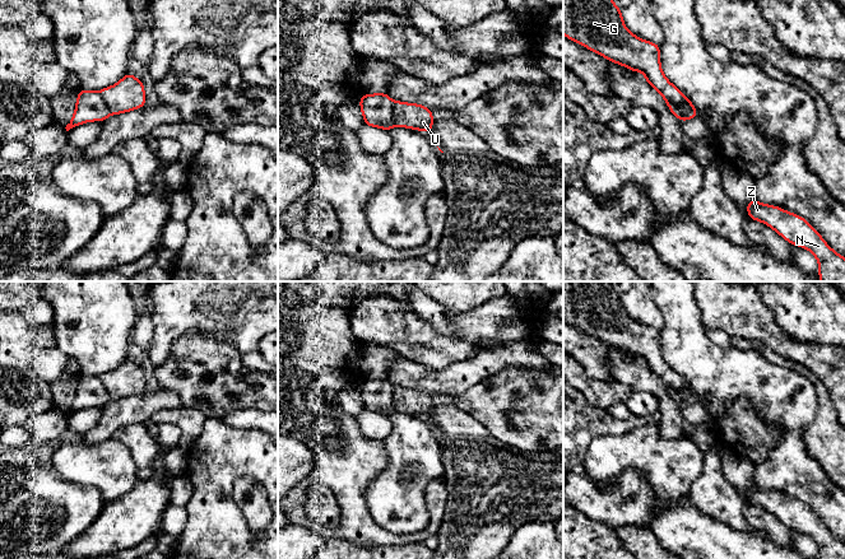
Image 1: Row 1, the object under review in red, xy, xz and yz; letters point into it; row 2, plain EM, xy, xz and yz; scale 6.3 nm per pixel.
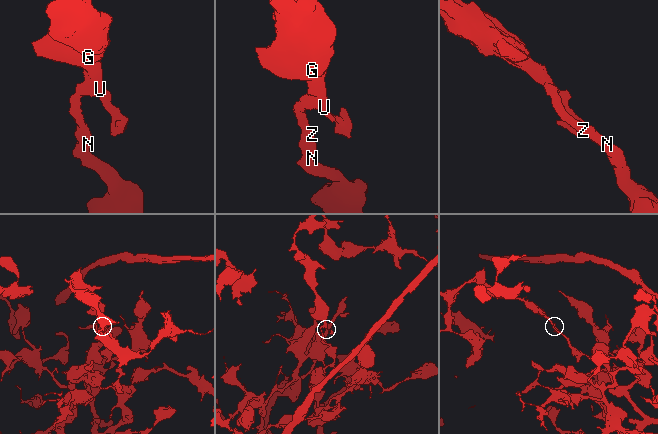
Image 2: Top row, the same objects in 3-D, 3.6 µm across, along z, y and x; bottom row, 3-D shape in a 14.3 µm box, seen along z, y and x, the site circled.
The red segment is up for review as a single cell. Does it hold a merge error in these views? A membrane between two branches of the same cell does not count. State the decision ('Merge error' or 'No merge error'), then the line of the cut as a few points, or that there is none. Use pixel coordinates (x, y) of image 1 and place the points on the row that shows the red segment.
Merge error. Split along xz (393, 102), (393, 121), (395, 125)

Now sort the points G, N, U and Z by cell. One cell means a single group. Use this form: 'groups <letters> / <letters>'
groups G U / N Z

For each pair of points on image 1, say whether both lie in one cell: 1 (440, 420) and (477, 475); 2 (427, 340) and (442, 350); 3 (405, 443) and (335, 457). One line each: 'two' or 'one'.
1: two
2: one
3: two

